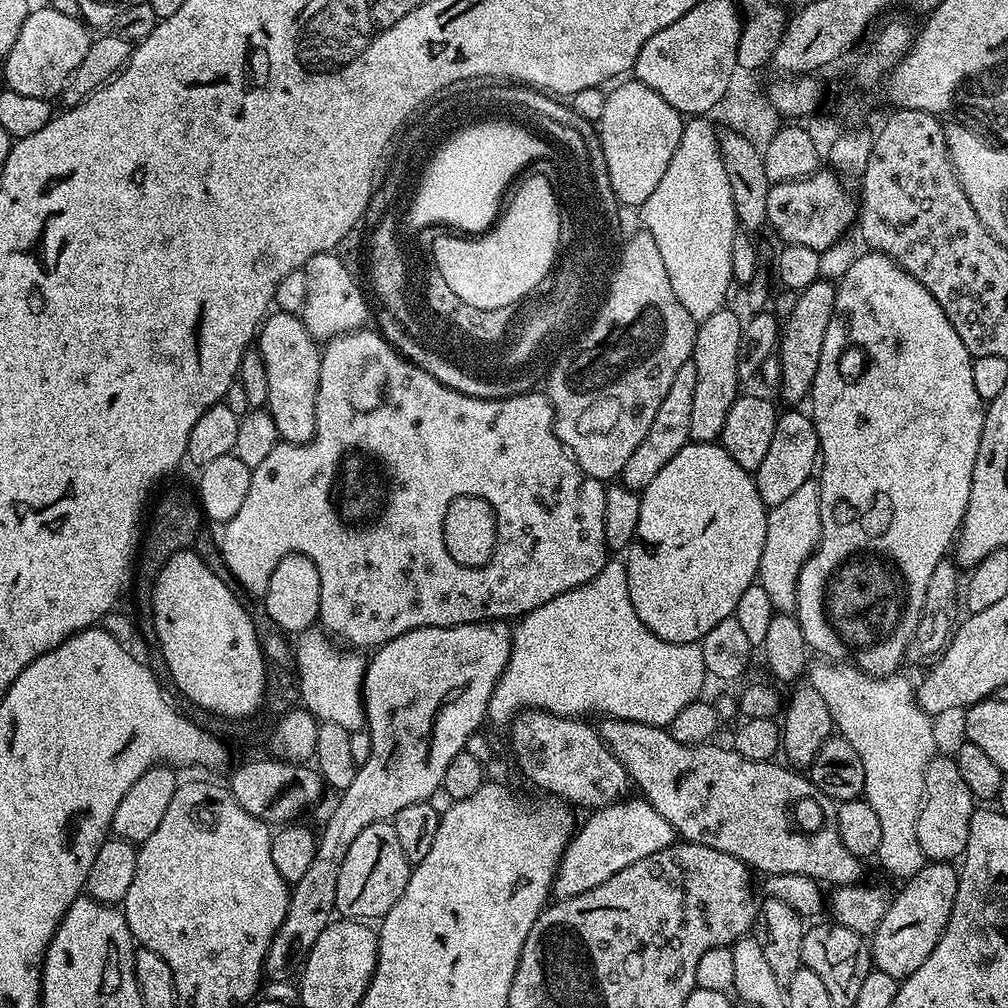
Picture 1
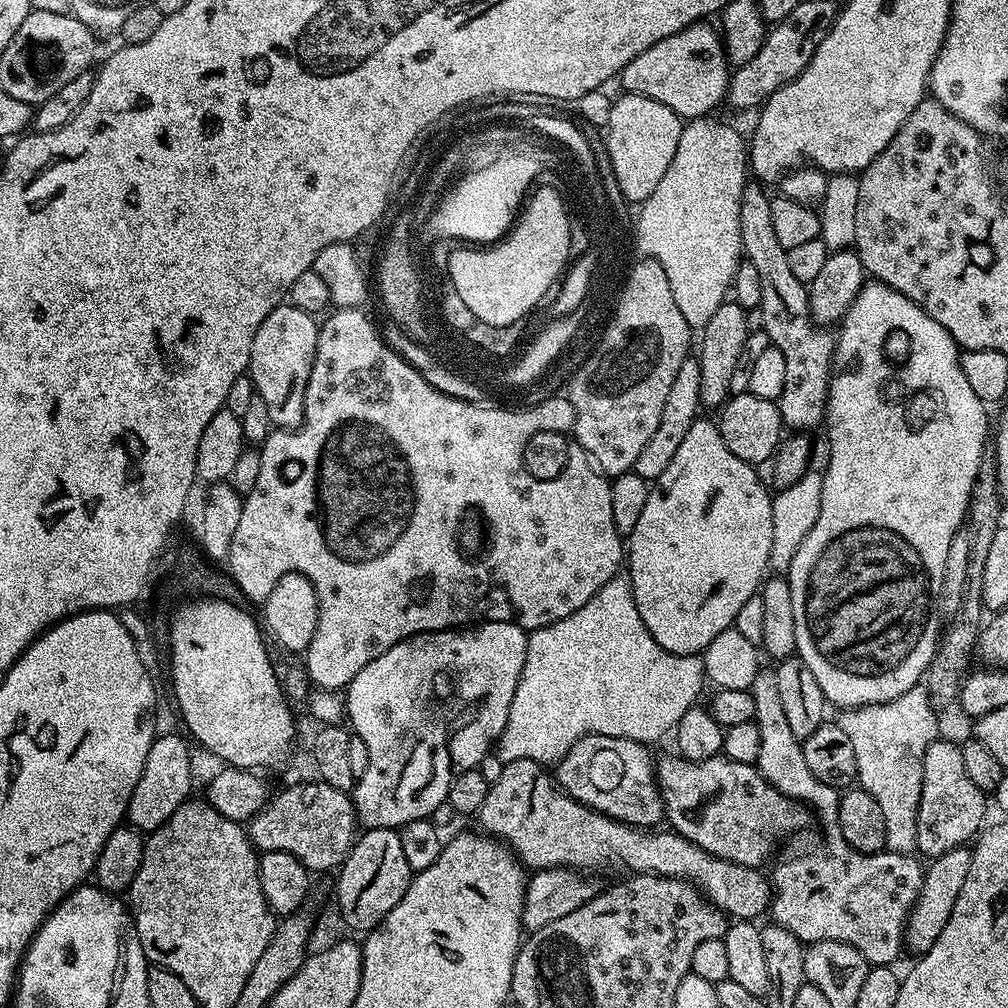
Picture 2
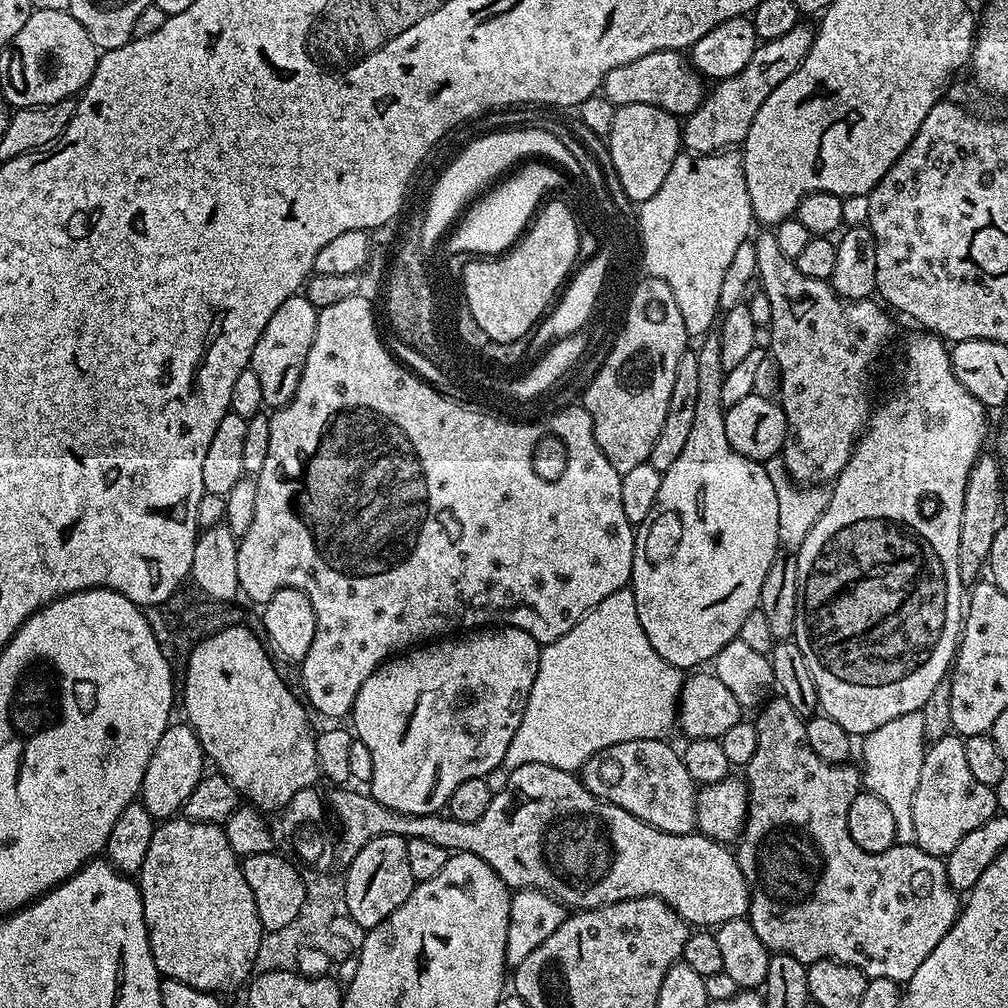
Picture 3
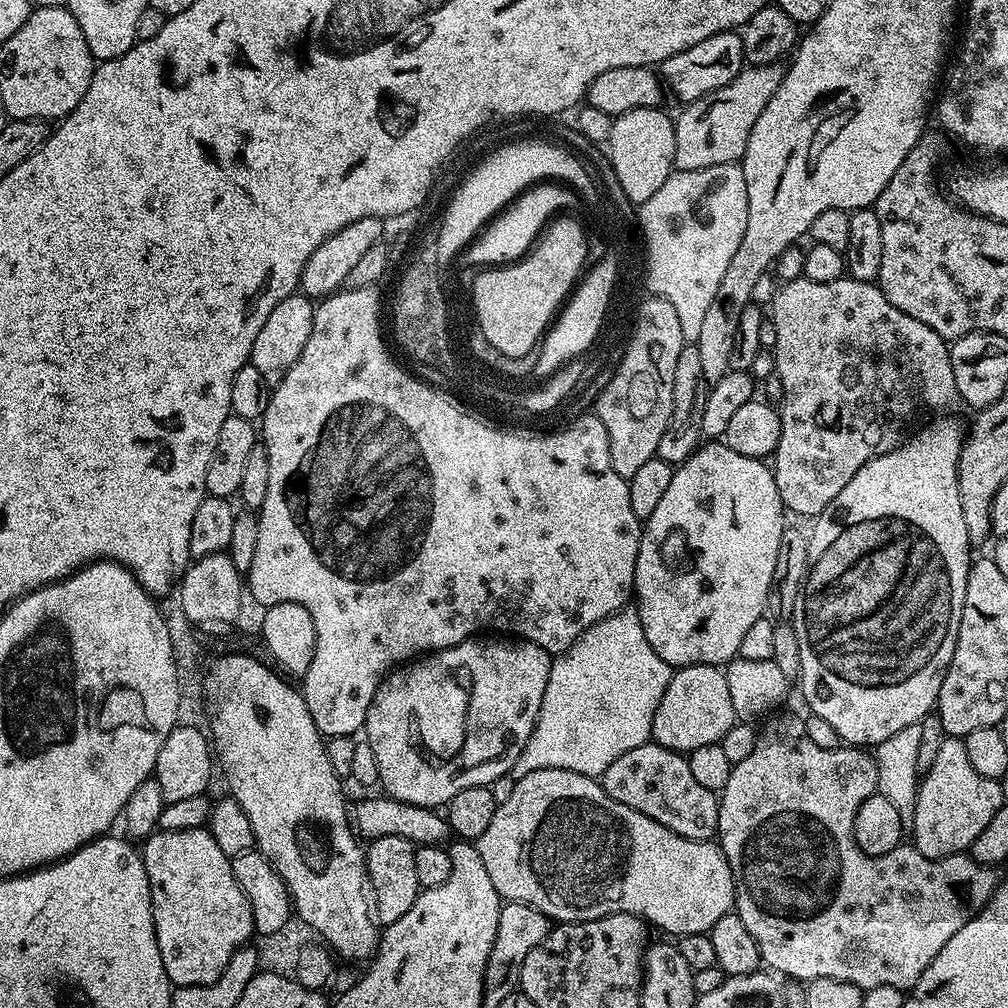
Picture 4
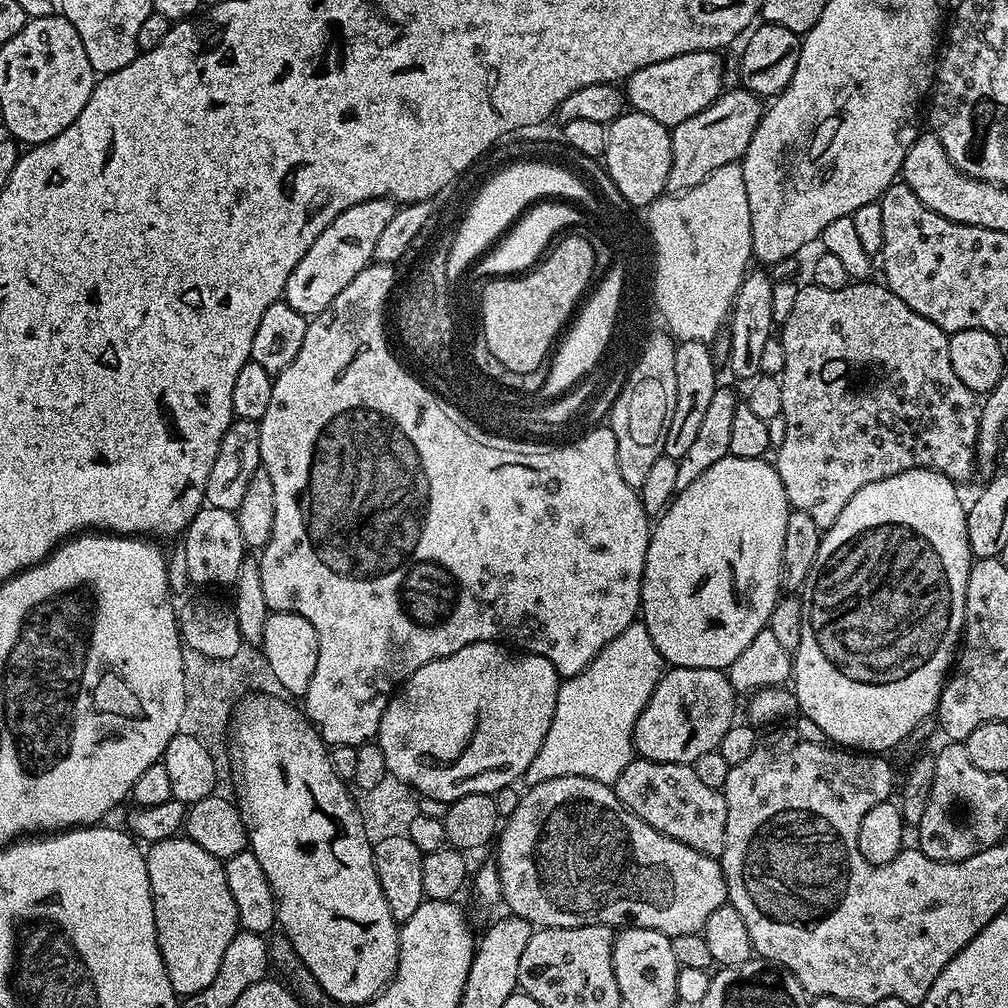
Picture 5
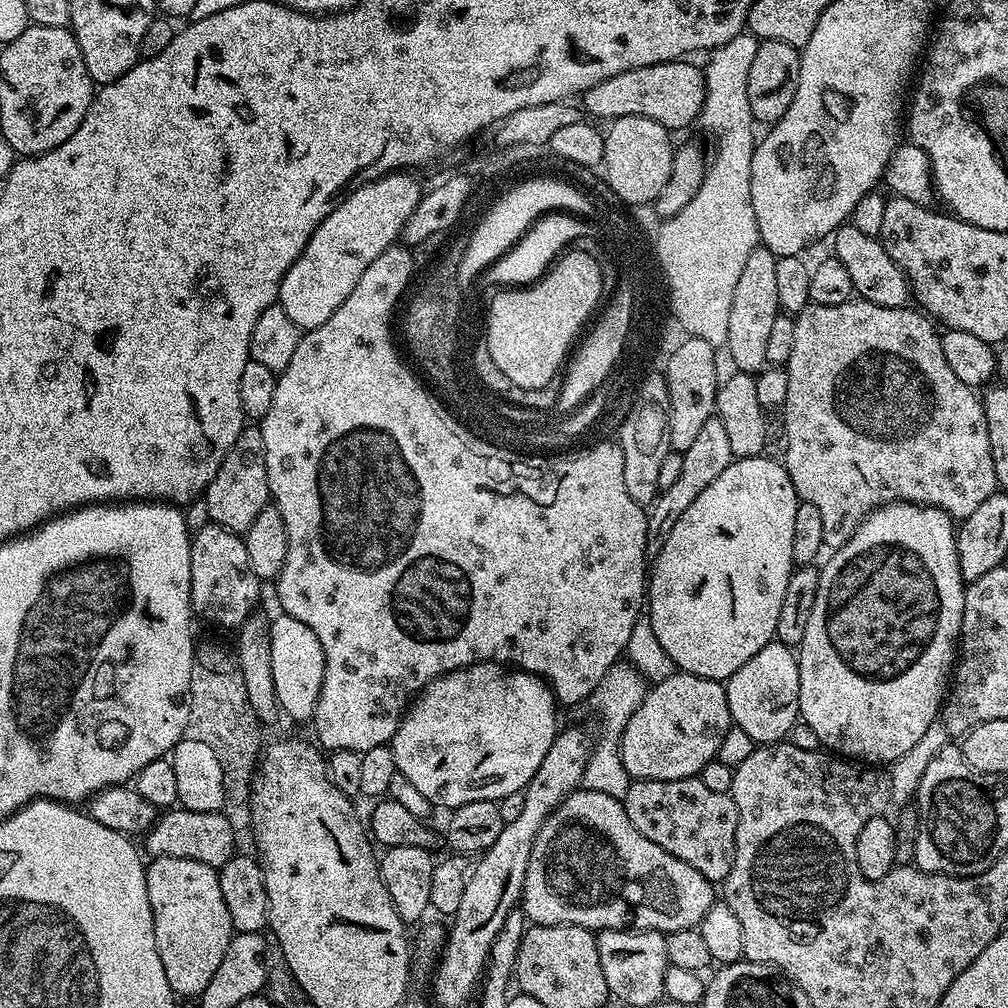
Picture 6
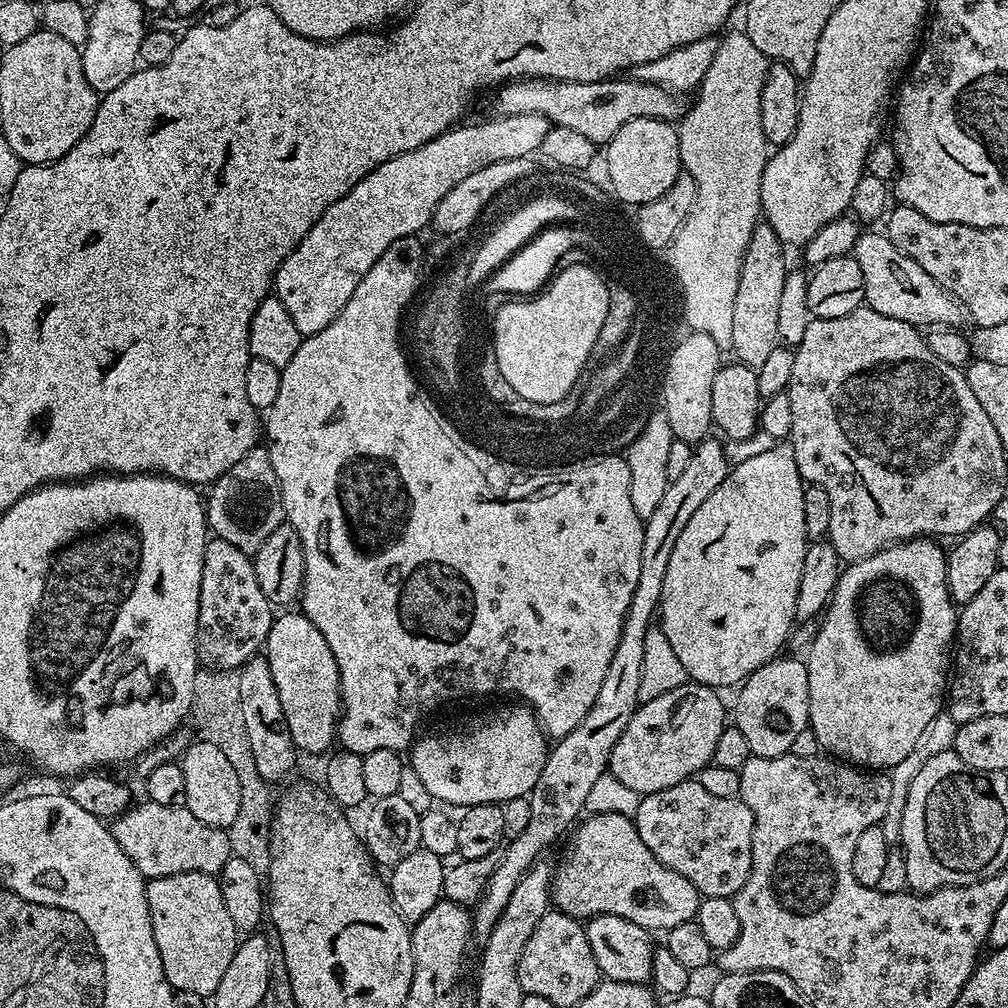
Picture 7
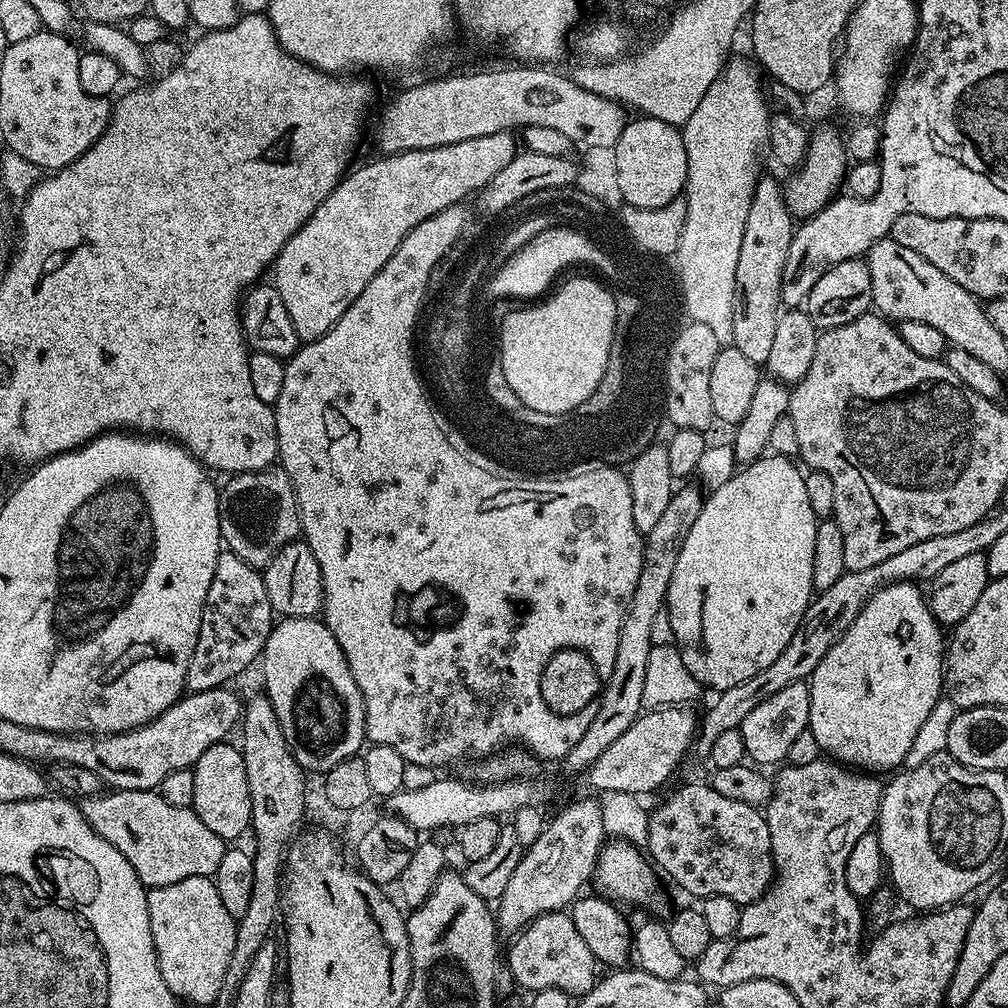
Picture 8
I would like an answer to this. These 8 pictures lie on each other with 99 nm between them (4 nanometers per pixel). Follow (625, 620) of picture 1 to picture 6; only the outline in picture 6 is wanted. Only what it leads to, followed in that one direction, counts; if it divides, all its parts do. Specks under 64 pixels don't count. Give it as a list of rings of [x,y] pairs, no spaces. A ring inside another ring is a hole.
[[[617,662],[611,670],[602,678],[602,682],[597,686],[596,691],[590,697],[590,704],[600,711],[600,740],[595,741],[592,749],[592,756],[588,760],[588,765],[584,771],[584,784],[591,791],[598,794],[606,794],[610,798],[623,801],[624,795],[628,793],[630,777],[626,766],[622,766],[620,757],[620,735],[624,733],[626,722],[642,706],[644,695],[647,694],[649,685],[639,670],[632,667],[628,662]]]

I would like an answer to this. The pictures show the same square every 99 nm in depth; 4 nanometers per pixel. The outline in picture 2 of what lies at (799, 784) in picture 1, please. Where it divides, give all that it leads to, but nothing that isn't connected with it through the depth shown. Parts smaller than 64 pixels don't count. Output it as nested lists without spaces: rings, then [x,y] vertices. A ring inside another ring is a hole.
[[[671,754],[656,766],[656,778],[660,782],[660,793],[664,799],[664,815],[671,831],[677,836],[685,836],[690,842],[694,842],[702,850],[706,850],[711,856],[719,860],[729,860],[735,864],[741,864],[747,868],[760,868],[763,860],[776,848],[776,843],[783,836],[795,837],[807,826],[810,812],[805,805],[798,800],[792,800],[786,794],[782,794],[773,784],[766,782],[755,764],[743,764],[734,762],[723,754],[694,762],[686,760],[679,755]]]

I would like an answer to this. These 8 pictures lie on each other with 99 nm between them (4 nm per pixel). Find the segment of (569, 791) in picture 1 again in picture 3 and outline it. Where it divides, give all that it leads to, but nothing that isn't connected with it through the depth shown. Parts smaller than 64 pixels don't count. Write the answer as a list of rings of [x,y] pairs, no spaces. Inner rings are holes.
[[[667,739],[618,742],[598,750],[584,763],[578,775],[590,794],[599,800],[622,806],[642,822],[666,834],[687,836],[696,828],[696,794],[698,785],[686,771],[684,757],[667,744]]]

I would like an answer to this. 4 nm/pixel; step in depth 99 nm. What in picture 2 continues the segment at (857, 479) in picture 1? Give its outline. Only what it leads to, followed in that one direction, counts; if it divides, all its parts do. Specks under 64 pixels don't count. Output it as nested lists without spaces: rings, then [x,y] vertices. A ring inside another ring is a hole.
[[[879,282],[865,283],[863,290],[858,294],[858,298],[854,298],[850,310],[846,310],[843,320],[841,320],[838,325],[838,331],[835,333],[835,338],[836,354],[834,357],[834,367],[832,370],[832,378],[828,381],[828,408],[824,411],[826,429],[828,428],[828,469],[823,469],[822,472],[824,481],[822,482],[822,502],[820,503],[820,513],[818,514],[818,522],[814,522],[814,526],[806,534],[802,546],[798,546],[798,554],[794,554],[794,558],[786,570],[786,579],[790,586],[790,602],[794,602],[794,638],[796,639],[796,655],[799,656],[800,661],[808,667],[810,674],[814,674],[814,682],[818,682],[818,686],[822,690],[825,701],[827,701],[829,705],[837,704],[837,709],[847,710],[850,708],[865,708],[871,704],[885,704],[894,698],[898,698],[902,694],[906,694],[910,689],[917,687],[917,685],[925,679],[925,673],[930,667],[932,659],[935,657],[937,645],[940,643],[942,633],[940,624],[939,626],[936,624],[928,624],[928,615],[932,612],[932,596],[934,600],[934,597],[940,591],[940,587],[944,585],[944,575],[946,574],[946,553],[950,550],[950,542],[954,538],[954,534],[961,531],[962,525],[965,523],[968,514],[968,503],[972,497],[972,488],[976,484],[980,464],[984,461],[986,455],[984,443],[986,443],[987,440],[989,443],[990,440],[990,428],[988,432],[989,409],[982,403],[982,401],[980,401],[978,394],[974,394],[974,389],[970,387],[970,382],[966,382],[966,374],[962,374],[962,366],[960,365],[962,352],[954,342],[954,338],[950,338],[948,331],[942,326],[938,326],[938,322],[934,322],[934,318],[930,318],[930,314],[926,314],[924,308],[919,308],[913,300],[906,298],[902,294],[898,294],[898,292],[890,286],[886,286]]]

